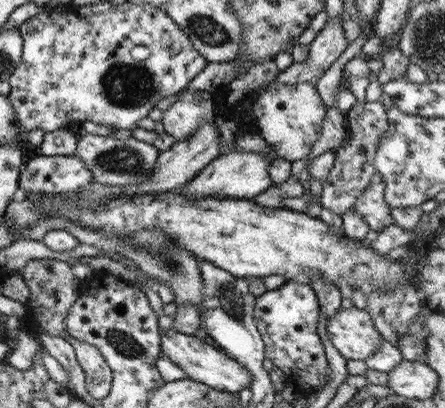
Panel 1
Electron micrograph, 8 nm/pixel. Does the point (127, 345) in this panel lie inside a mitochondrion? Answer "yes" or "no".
yes

